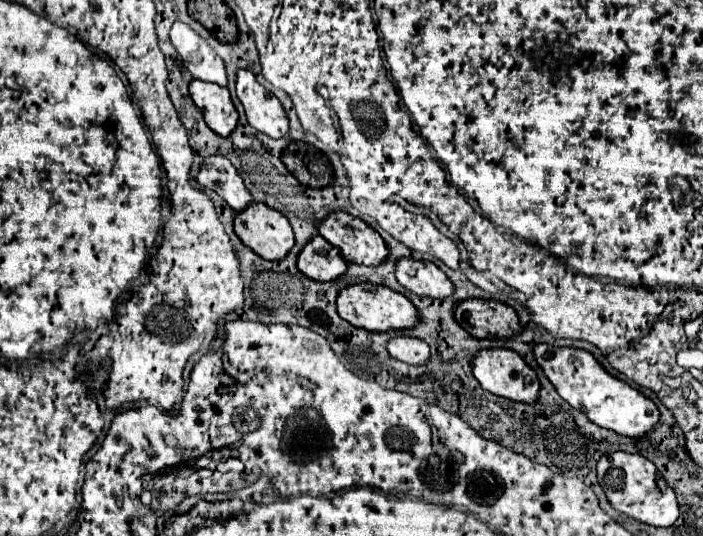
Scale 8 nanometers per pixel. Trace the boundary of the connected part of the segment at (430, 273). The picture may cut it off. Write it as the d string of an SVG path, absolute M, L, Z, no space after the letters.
M400 257L394 275L400 285L420 297L448 297L454 291L448 277L432 261Z

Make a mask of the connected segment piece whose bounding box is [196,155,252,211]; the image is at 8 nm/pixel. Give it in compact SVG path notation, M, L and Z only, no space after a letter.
M222 155L206 157L200 165L196 181L206 189L216 191L234 211L242 211L252 201L242 177Z

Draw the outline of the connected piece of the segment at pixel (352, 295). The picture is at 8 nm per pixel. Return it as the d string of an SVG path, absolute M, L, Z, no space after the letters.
M358 283L358 285L344 287L336 297L336 307L338 307L338 313L350 325L362 327L368 331L404 329L414 325L414 321L418 321L418 313L414 313L414 307L402 293L396 293L384 285L374 285L374 283Z

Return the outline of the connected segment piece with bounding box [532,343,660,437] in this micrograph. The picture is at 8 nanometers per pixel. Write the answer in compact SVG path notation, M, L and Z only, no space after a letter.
M536 343L532 351L536 363L556 387L558 395L574 409L582 411L598 427L626 437L642 437L642 433L648 433L648 429L654 429L658 423L660 413L656 405L626 381L620 381L606 373L604 367L588 351L574 347L554 347L548 343Z

